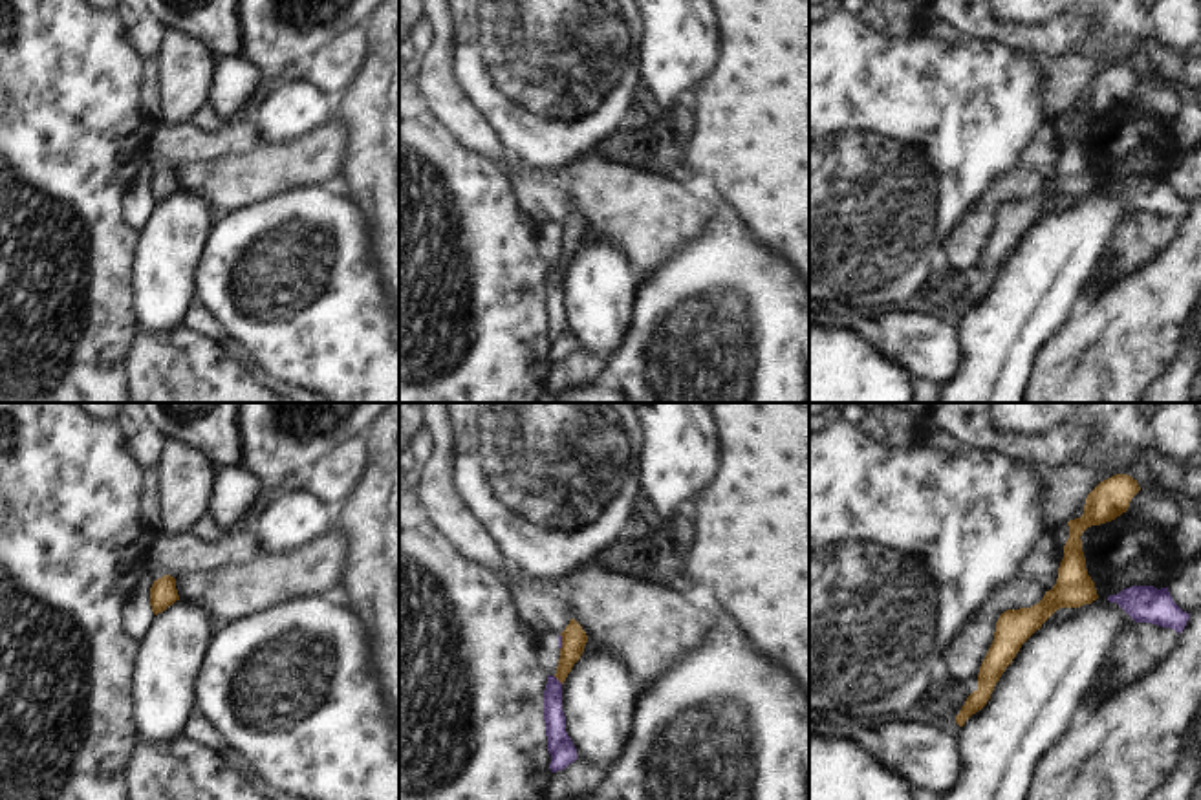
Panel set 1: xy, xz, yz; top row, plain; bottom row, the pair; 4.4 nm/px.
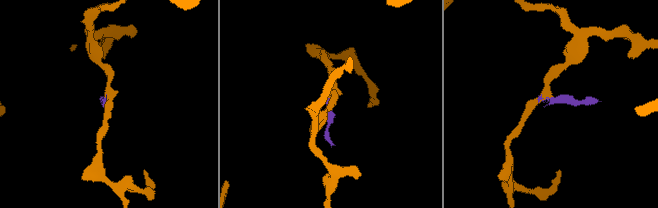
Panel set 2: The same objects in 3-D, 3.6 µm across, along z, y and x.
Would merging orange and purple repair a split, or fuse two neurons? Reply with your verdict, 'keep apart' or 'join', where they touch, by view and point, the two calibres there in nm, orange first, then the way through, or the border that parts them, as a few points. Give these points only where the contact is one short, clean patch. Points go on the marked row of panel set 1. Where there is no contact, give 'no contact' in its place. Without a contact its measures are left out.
keep apart; contact xz (559, 680); calibres 110 and 100 nm; border xz (553, 676), (562, 683)

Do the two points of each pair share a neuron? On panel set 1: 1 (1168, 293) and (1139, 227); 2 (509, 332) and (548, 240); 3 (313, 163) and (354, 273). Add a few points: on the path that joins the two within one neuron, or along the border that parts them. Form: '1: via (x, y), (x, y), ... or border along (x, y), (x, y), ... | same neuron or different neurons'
1: border along (1179, 224), (1179, 229), (1167, 246), (1117, 282) | different neurons
2: border along (535, 226), (535, 244), (539, 255), (548, 264) | different neurons
3: border along (334, 182), (295, 187), (279, 196) | different neurons

